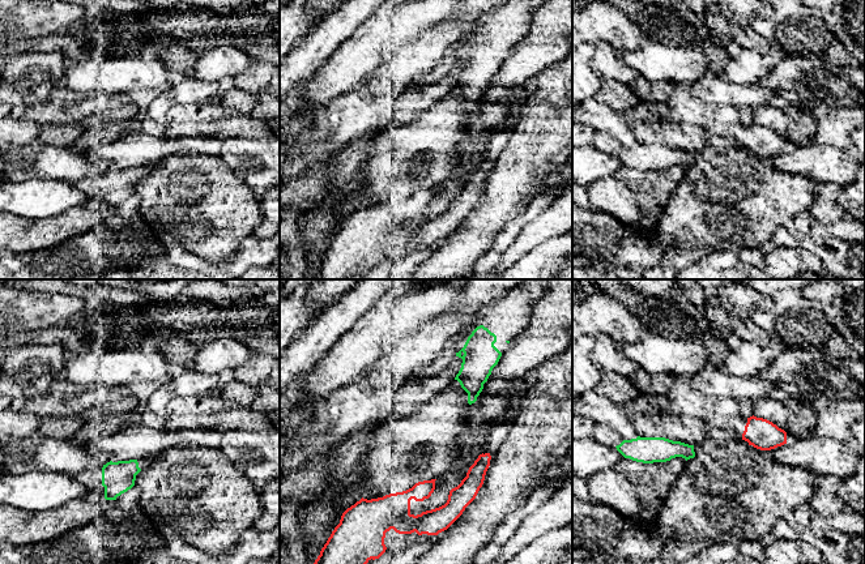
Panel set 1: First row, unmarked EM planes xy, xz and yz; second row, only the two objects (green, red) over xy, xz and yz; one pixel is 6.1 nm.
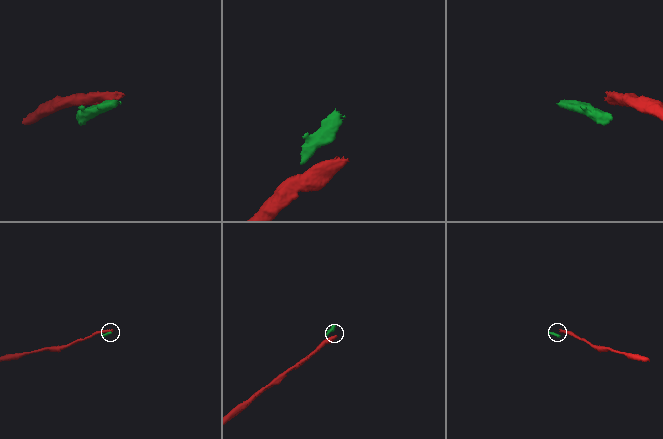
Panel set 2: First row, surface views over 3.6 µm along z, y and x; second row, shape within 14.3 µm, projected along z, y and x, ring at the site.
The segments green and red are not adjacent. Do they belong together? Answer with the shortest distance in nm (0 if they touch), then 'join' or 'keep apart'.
300 nm apart; keep apart

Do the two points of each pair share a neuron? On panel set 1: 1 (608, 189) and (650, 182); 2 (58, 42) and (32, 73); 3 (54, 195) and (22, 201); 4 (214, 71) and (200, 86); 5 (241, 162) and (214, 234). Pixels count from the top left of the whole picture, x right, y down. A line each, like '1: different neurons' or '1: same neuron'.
1: same neuron
2: different neurons
3: same neuron
4: different neurons
5: different neurons

